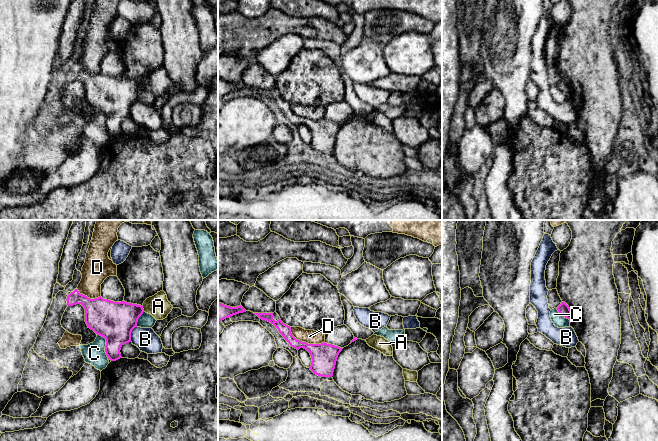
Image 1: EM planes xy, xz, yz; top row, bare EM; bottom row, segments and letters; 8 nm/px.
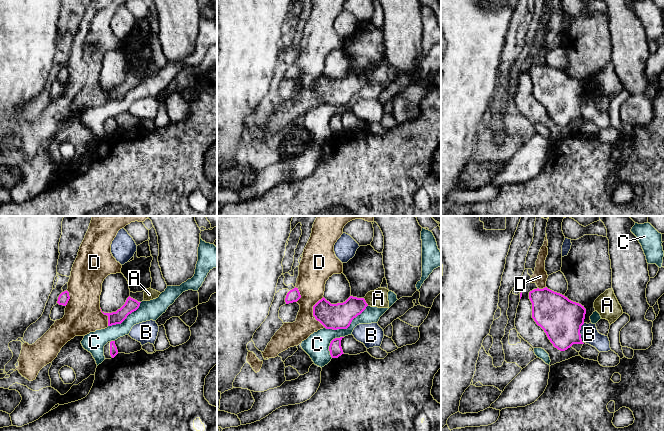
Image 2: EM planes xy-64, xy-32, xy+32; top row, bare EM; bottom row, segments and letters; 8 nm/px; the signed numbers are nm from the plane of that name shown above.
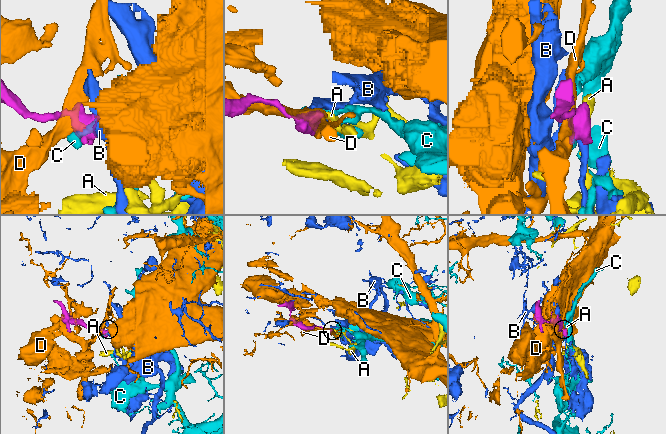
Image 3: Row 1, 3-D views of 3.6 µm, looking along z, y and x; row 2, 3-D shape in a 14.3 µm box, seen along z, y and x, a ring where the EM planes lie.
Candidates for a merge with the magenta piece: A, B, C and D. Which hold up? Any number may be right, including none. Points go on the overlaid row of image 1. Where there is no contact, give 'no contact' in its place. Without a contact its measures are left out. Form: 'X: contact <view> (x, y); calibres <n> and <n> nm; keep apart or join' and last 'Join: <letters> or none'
A: contact xy (143, 309); calibres 300 and 180 nm; keep apart
B: contact xy (130, 334); calibres 320 and 180 nm; keep apart
C: contact xy (106, 344); calibres 320 and 180 nm; keep apart
D: contact xz (305, 342); calibres 200 and 110 nm; keep apart
Join: none

